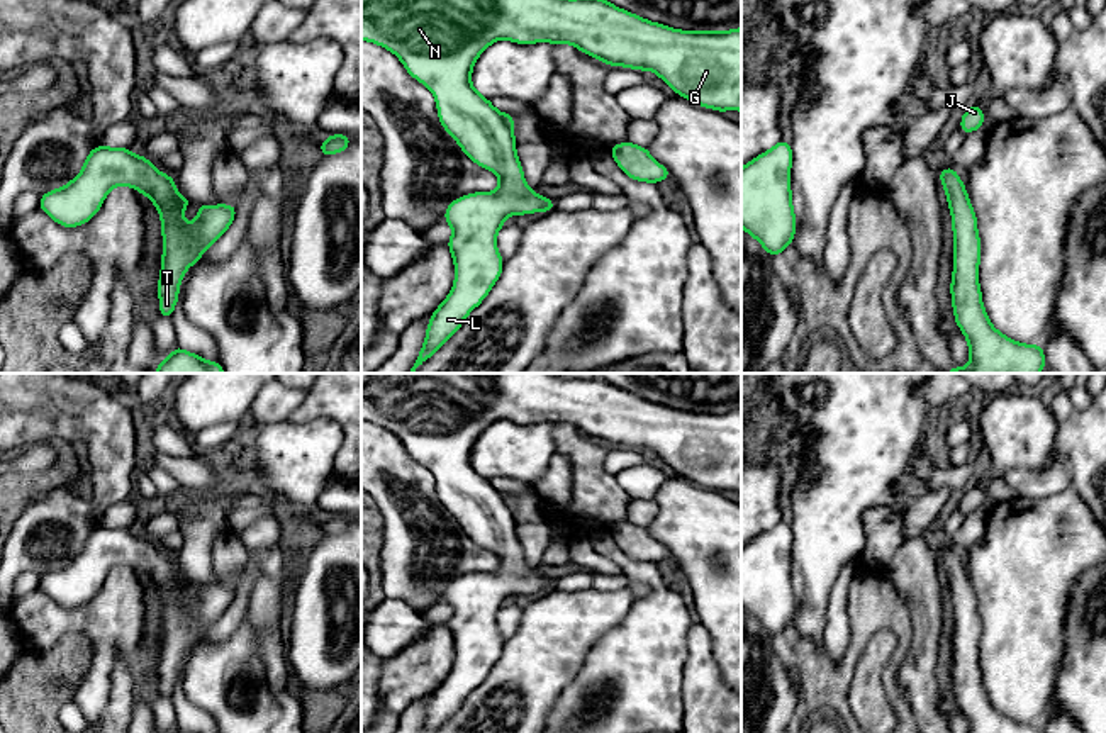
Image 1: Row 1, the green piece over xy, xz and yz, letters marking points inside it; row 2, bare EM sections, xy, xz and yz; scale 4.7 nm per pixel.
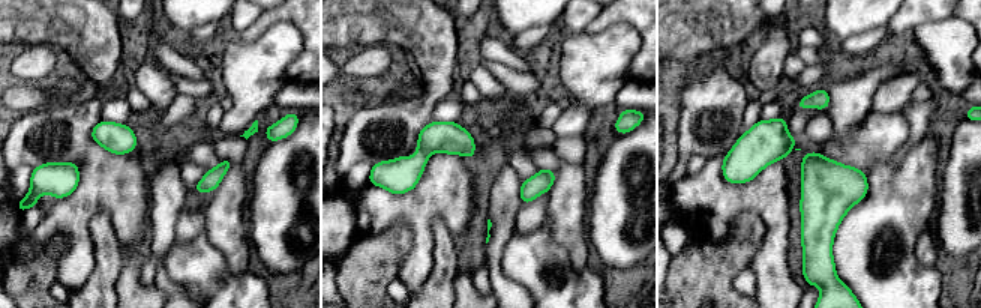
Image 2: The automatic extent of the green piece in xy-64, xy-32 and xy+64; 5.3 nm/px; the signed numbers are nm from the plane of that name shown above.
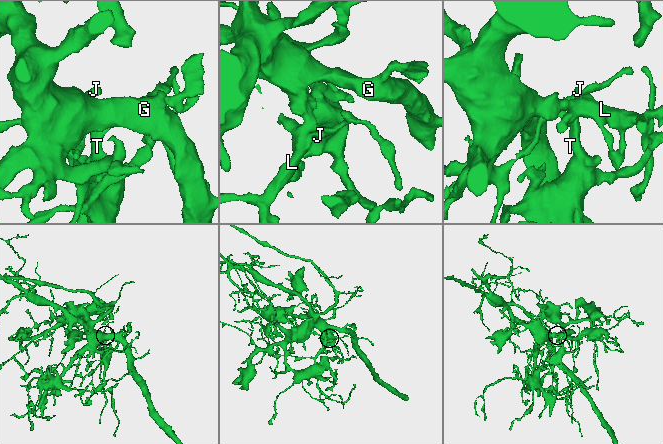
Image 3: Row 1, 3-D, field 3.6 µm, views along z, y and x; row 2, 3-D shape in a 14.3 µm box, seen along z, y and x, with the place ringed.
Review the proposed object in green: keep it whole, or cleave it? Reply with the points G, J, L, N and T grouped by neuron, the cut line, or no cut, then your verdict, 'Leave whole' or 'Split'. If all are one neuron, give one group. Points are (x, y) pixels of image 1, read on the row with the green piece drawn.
Groups: G J L N T. No split. Leave whole

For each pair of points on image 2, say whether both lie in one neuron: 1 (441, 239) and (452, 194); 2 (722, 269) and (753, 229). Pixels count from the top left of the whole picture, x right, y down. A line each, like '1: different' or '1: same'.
1: different
2: same

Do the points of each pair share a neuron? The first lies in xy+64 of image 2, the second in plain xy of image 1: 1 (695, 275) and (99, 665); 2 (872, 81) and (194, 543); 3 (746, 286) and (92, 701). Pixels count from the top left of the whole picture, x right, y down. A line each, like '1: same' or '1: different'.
1: different
2: same
3: different

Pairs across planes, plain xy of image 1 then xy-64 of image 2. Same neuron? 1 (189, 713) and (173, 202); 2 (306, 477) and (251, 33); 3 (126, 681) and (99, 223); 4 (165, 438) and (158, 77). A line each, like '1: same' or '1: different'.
1: same
2: different
3: same
4: different

